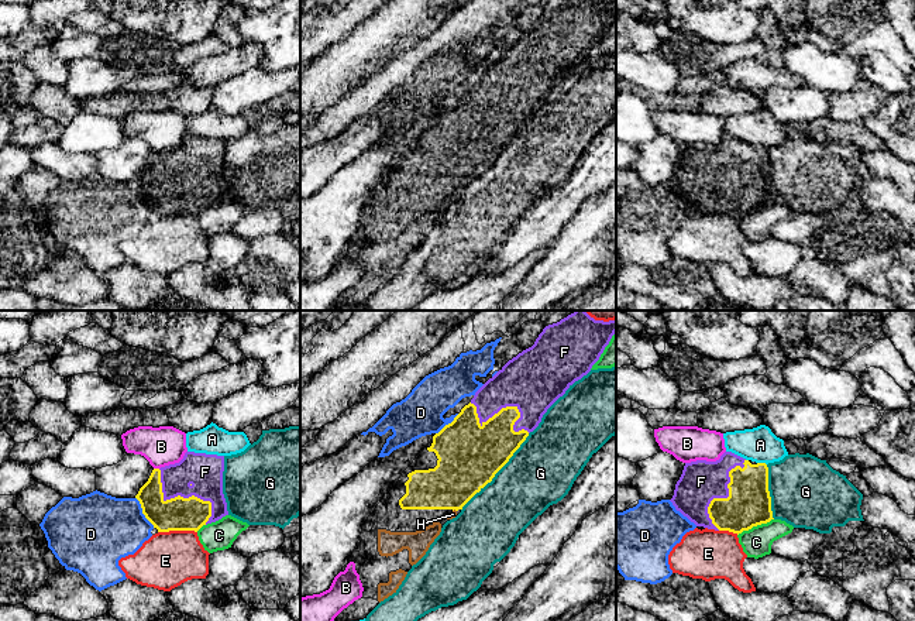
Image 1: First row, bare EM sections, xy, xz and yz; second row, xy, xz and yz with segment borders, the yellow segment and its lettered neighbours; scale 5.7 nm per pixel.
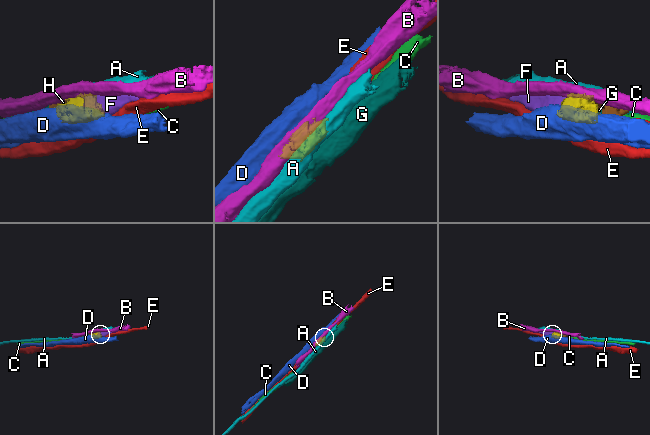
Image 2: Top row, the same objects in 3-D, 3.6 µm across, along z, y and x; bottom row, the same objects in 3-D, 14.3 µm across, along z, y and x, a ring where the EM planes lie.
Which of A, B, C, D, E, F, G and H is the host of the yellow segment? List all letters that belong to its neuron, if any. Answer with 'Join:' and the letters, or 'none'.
Join: F, H

